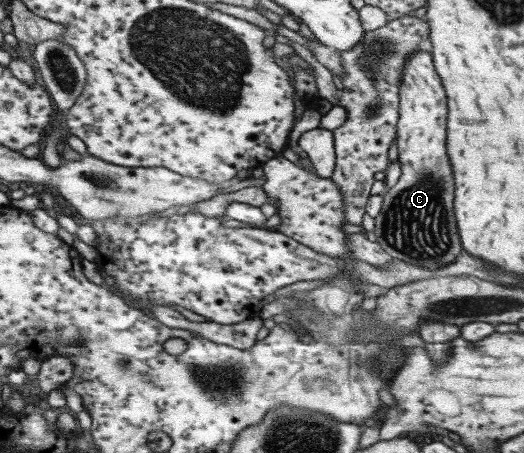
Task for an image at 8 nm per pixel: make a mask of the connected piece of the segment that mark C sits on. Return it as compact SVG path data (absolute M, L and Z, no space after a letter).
M419 49L403 63L403 77L399 87L400 112L396 125L398 163L401 176L397 177L396 185L383 197L383 206L375 217L374 233L376 242L394 259L423 265L435 270L444 264L455 263L461 253L461 237L456 227L453 200L454 180L452 169L446 153L448 101L441 78L434 68L432 54Z

